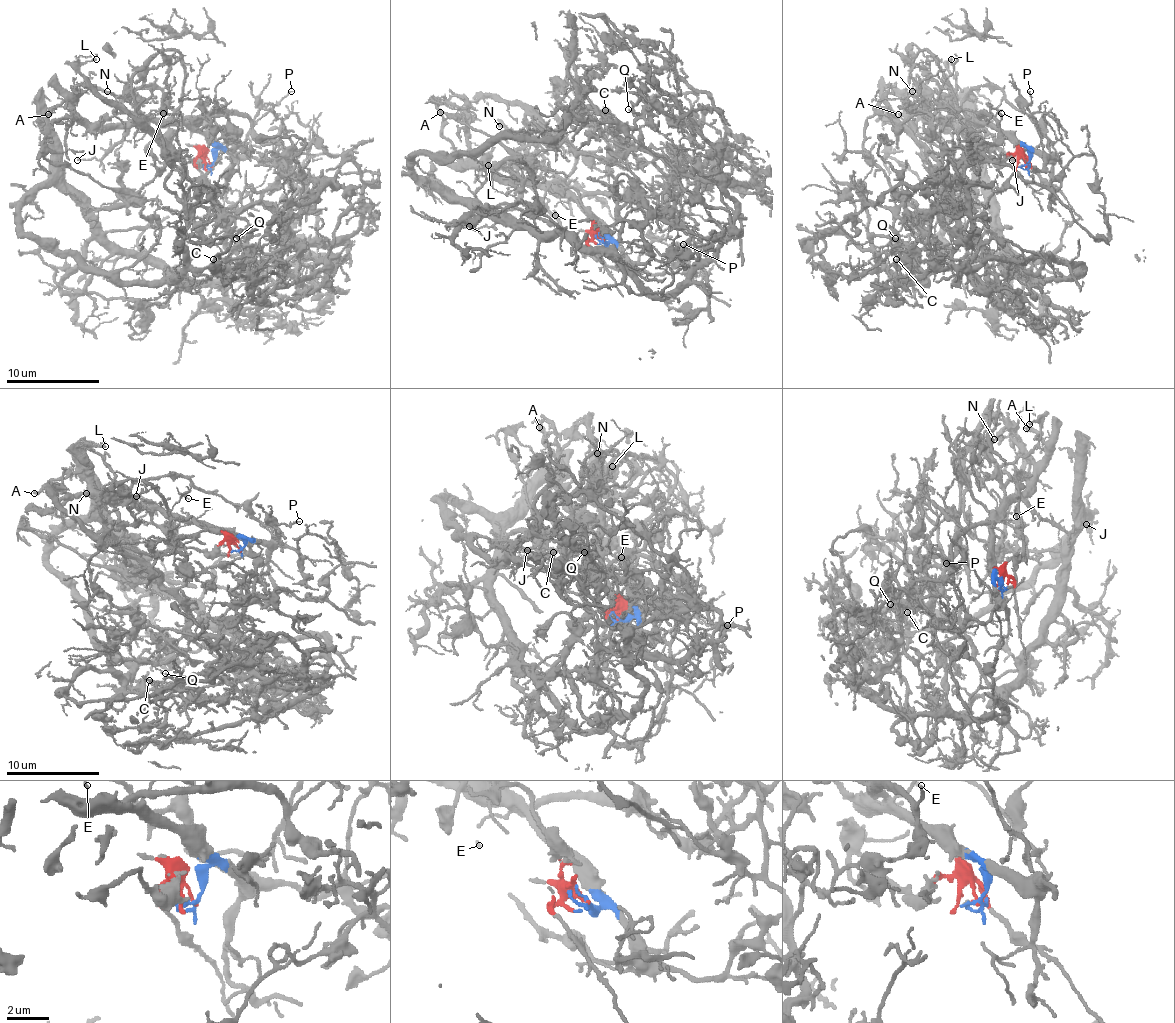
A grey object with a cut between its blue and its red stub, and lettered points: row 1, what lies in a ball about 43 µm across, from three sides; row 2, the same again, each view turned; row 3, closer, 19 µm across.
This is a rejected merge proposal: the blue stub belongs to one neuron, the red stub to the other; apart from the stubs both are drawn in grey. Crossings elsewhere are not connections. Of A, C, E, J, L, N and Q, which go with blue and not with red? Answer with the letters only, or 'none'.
A, J

